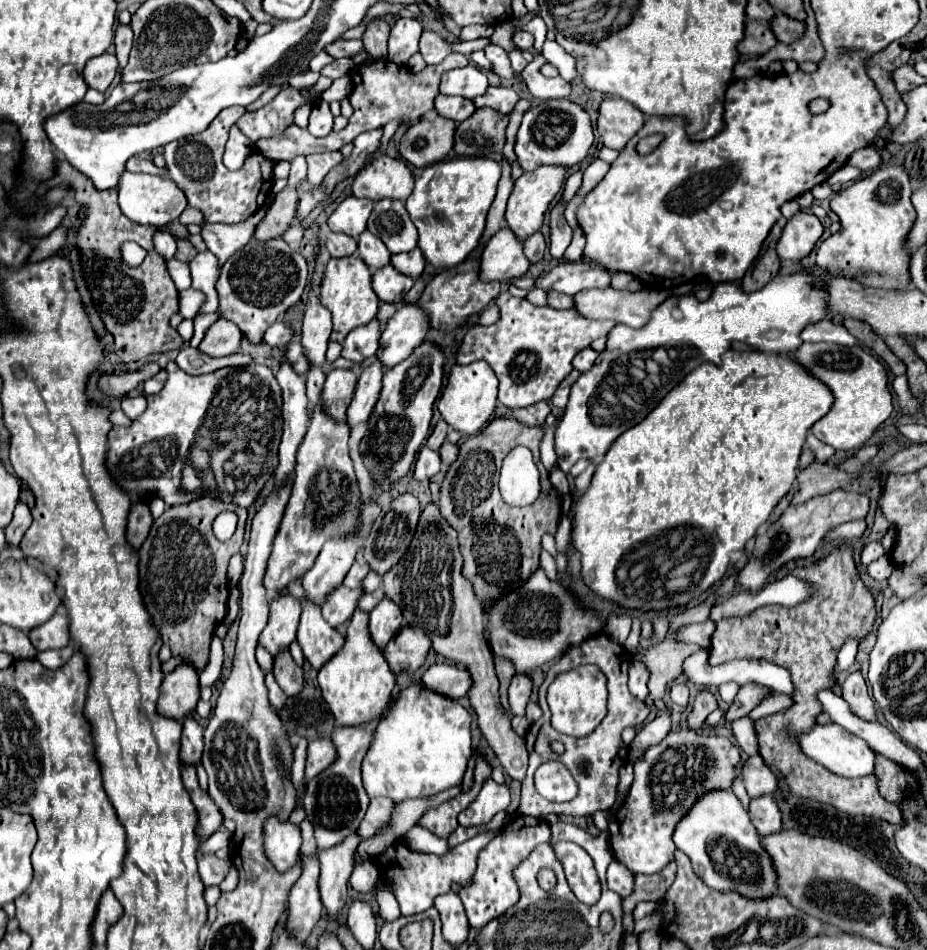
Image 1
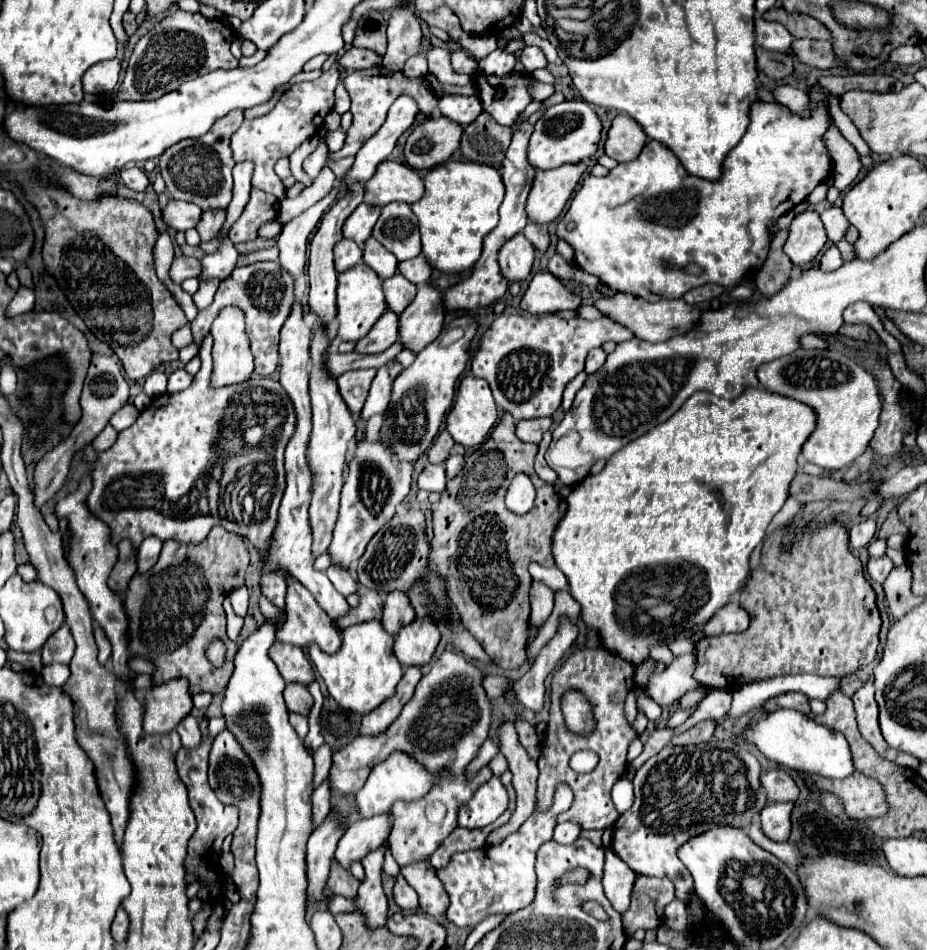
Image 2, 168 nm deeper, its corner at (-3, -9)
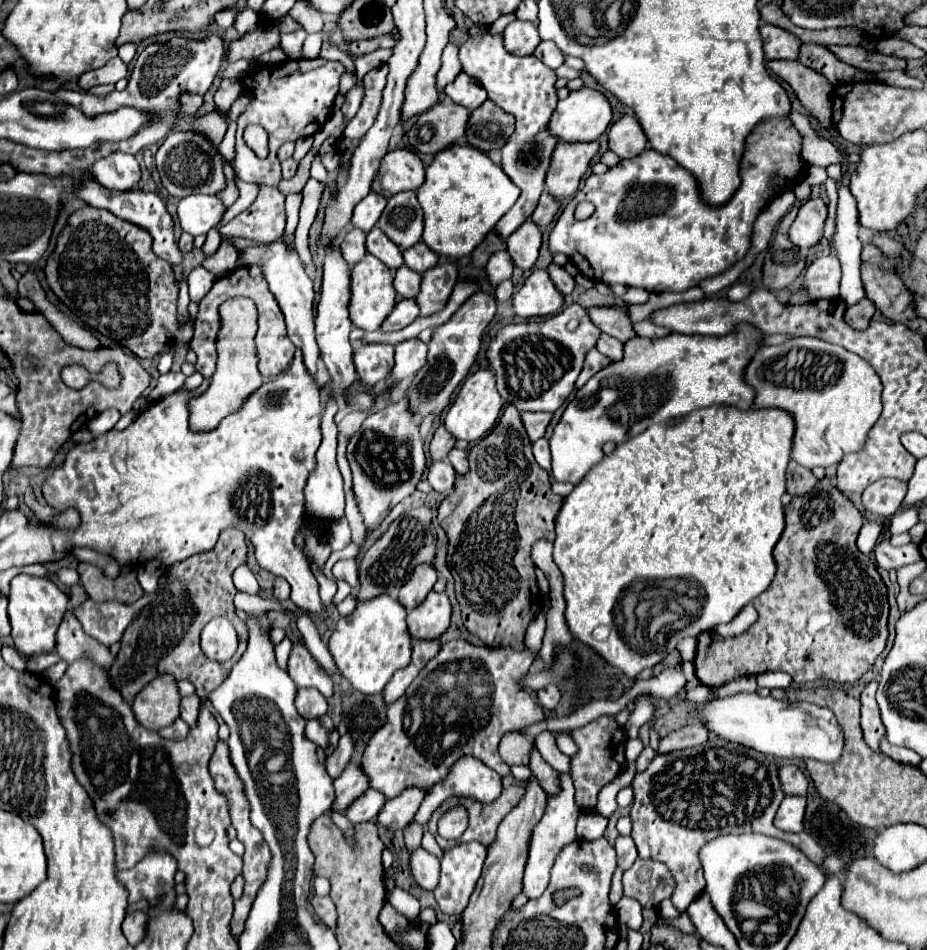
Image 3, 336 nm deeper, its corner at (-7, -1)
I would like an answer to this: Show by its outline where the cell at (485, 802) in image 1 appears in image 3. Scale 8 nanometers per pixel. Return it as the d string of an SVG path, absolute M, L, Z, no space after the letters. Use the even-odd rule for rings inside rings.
M471 755L457 759L447 777L427 793L415 815L415 821L427 825L431 813L451 795L475 797L483 803L491 803L501 795L501 777Z

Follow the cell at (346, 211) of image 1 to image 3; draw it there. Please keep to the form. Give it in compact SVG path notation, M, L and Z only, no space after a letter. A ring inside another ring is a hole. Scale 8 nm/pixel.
M369 193L361 203L357 203L355 211L353 211L353 227L361 229L361 231L371 231L373 225L377 223L377 219L381 217L383 209L387 205L387 199L379 193Z

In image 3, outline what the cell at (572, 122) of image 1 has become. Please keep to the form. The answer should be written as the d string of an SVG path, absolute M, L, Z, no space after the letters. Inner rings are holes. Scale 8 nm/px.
M583 87L557 103L549 129L561 141L595 141L609 127L611 115L607 97L599 89Z

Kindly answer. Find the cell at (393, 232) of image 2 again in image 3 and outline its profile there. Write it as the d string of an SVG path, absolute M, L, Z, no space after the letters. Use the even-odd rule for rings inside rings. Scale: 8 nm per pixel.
M403 191L389 199L379 219L379 229L383 229L401 251L421 241L423 211L415 191Z

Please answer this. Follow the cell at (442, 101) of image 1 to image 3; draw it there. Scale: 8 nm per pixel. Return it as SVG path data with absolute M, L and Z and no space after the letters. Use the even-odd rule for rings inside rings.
M459 73L457 79L445 87L445 93L455 103L467 107L469 111L477 109L483 101L487 101L487 91L483 91L483 87L475 79L471 79L467 73Z

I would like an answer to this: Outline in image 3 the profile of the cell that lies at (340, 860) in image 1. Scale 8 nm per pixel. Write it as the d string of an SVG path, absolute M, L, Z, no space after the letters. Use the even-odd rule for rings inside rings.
M407 787L401 795L389 799L385 803L385 807L381 809L377 821L387 827L389 831L397 831L397 829L405 829L407 823L413 821L421 801L425 799L427 791L419 789L419 787Z

